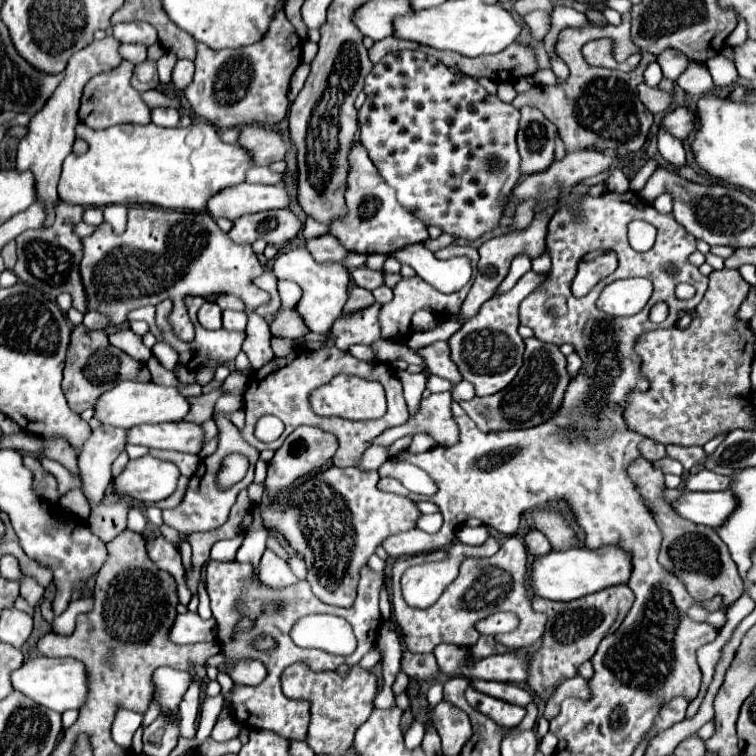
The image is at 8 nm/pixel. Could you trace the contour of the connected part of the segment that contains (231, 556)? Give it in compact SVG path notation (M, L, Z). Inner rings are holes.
M243 536L233 538L233 540L221 540L211 548L211 560L219 560L219 562L231 562L235 560L235 552L239 550L243 542Z

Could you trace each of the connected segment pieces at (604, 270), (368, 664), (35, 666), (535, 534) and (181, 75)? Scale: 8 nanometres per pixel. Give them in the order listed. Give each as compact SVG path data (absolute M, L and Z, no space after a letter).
M607 252L591 262L581 262L577 276L571 284L571 292L573 296L587 296L589 290L603 278L607 278L609 274L613 274L617 268L617 256L613 252Z
M377 645L373 650L368 652L359 662L359 665L367 670L371 670L376 664L380 662L381 654Z
M47 656L29 658L19 670L11 674L11 682L13 688L23 692L27 698L57 712L65 712L69 708L79 710L89 692L89 676L85 664L73 658L47 658Z
M531 530L524 538L528 554L539 556L547 554L551 550L549 540L545 538L543 532L539 530Z
M179 60L173 70L173 86L185 90L185 86L189 86L189 82L193 80L193 74L195 74L195 64L191 60Z

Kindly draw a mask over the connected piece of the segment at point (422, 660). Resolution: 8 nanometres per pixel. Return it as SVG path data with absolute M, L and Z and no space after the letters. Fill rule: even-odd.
M403 652L401 660L401 670L407 676L415 676L417 680L437 680L437 664L433 654L413 654L413 652Z

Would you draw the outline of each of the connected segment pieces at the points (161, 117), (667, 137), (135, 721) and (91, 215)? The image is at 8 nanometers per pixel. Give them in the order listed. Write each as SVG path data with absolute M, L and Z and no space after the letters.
M153 108L153 124L175 128L179 124L179 112L175 108Z
M661 126L659 132L659 154L675 168L679 170L681 166L685 166L685 148L683 142L679 138L671 138L671 134Z
M119 708L115 714L115 722L113 722L113 740L119 746L129 748L135 730L141 726L141 720L143 720L143 714Z
M97 206L85 208L83 222L85 222L85 224L91 224L91 226L99 226L99 224L103 222L103 210L101 210L101 208L97 208Z

